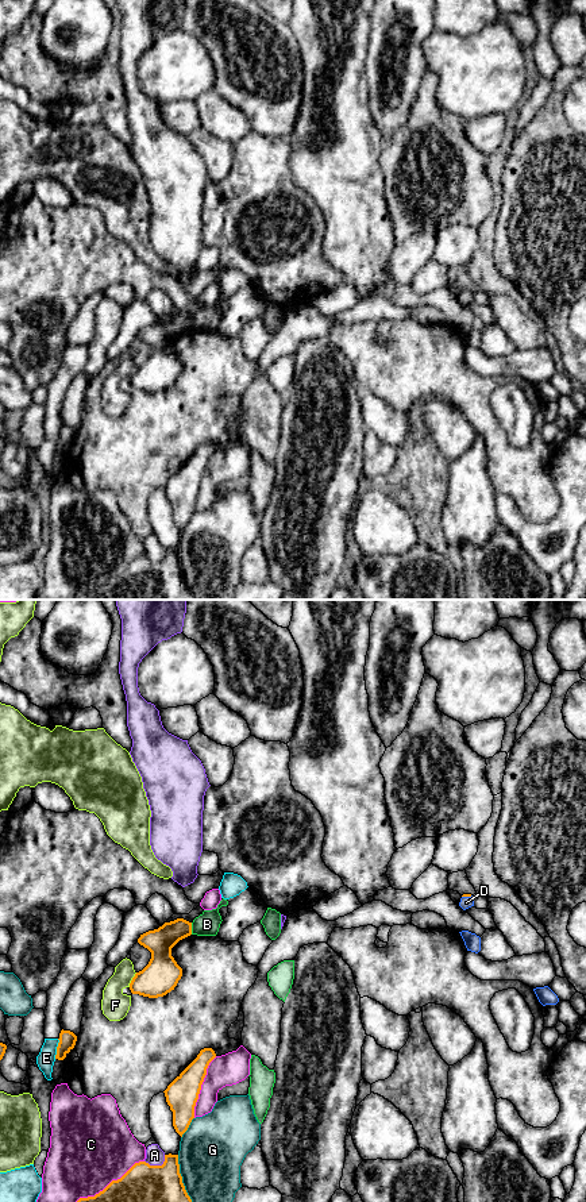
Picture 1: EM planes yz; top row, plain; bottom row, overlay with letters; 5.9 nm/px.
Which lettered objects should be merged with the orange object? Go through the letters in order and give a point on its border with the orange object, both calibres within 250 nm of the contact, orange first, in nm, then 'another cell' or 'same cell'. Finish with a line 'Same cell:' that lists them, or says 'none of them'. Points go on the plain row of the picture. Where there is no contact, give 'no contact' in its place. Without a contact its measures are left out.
A: meets orange in yz at (157, 561); 460 nm thick on the orange side, 110 nm on the other; another cell
B: meets orange in yz at (191, 323); 160 nm thick on the orange side, 140 nm on the other; another cell
C: meets orange in yz at (110, 578); 440 nm thick on the orange side, 480 nm on the other; another cell
D: meets orange in yz at (466, 291); 20 nm thick on the orange side, 70 nm on the other; same cell
E: meets orange in yz at (57, 443); 100 nm thick on the orange side, 110 nm on the other; another cell
F: meets orange in yz at (132, 374); 220 nm thick on the orange side, 170 nm on the other; another cell
G: meets orange in yz at (181, 574); 460 nm thick on the orange side, 380 nm on the other; another cell
Same cell: D

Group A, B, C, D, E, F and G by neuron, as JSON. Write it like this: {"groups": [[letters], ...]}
{"groups": [["A"], ["B"], ["C"], ["D"], ["E"], ["F"], ["G"]]}

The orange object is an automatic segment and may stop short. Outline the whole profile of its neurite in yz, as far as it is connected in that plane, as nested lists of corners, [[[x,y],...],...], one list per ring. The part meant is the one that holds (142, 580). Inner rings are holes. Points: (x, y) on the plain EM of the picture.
[[[165,550],[162,560],[135,558],[120,574],[95,592],[74,600],[193,600],[182,578],[178,550]]]

